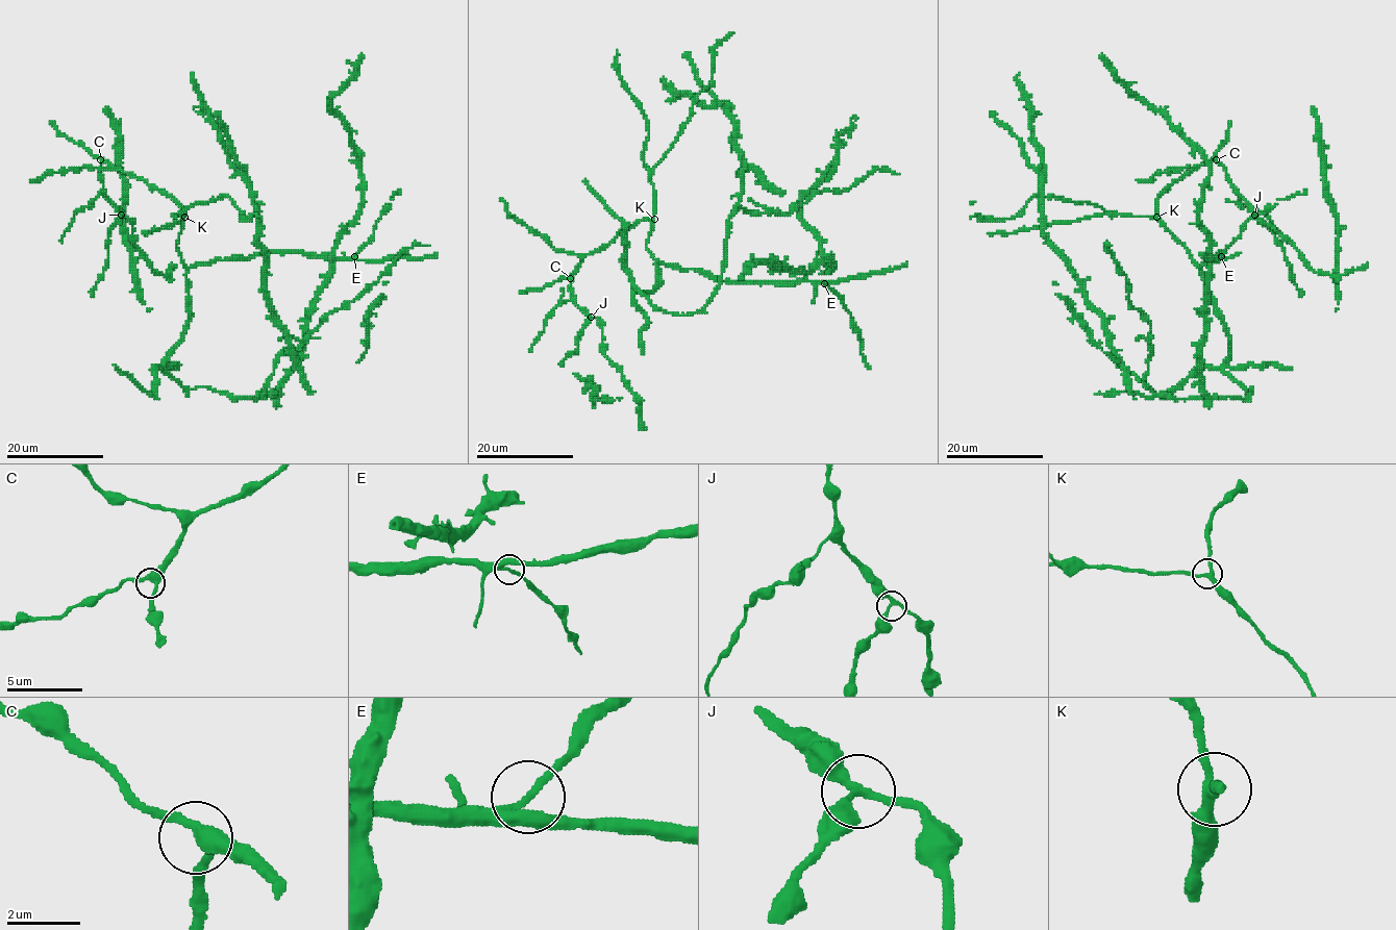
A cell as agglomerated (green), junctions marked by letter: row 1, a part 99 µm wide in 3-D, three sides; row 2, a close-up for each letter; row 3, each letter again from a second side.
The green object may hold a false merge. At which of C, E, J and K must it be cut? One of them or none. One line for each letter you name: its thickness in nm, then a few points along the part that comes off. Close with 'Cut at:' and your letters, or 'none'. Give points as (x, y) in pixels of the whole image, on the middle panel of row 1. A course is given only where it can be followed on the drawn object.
Cut at: none

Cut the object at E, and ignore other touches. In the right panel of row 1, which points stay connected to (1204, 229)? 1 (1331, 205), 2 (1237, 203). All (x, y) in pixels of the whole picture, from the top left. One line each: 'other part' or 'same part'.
1: same part
2: same part

